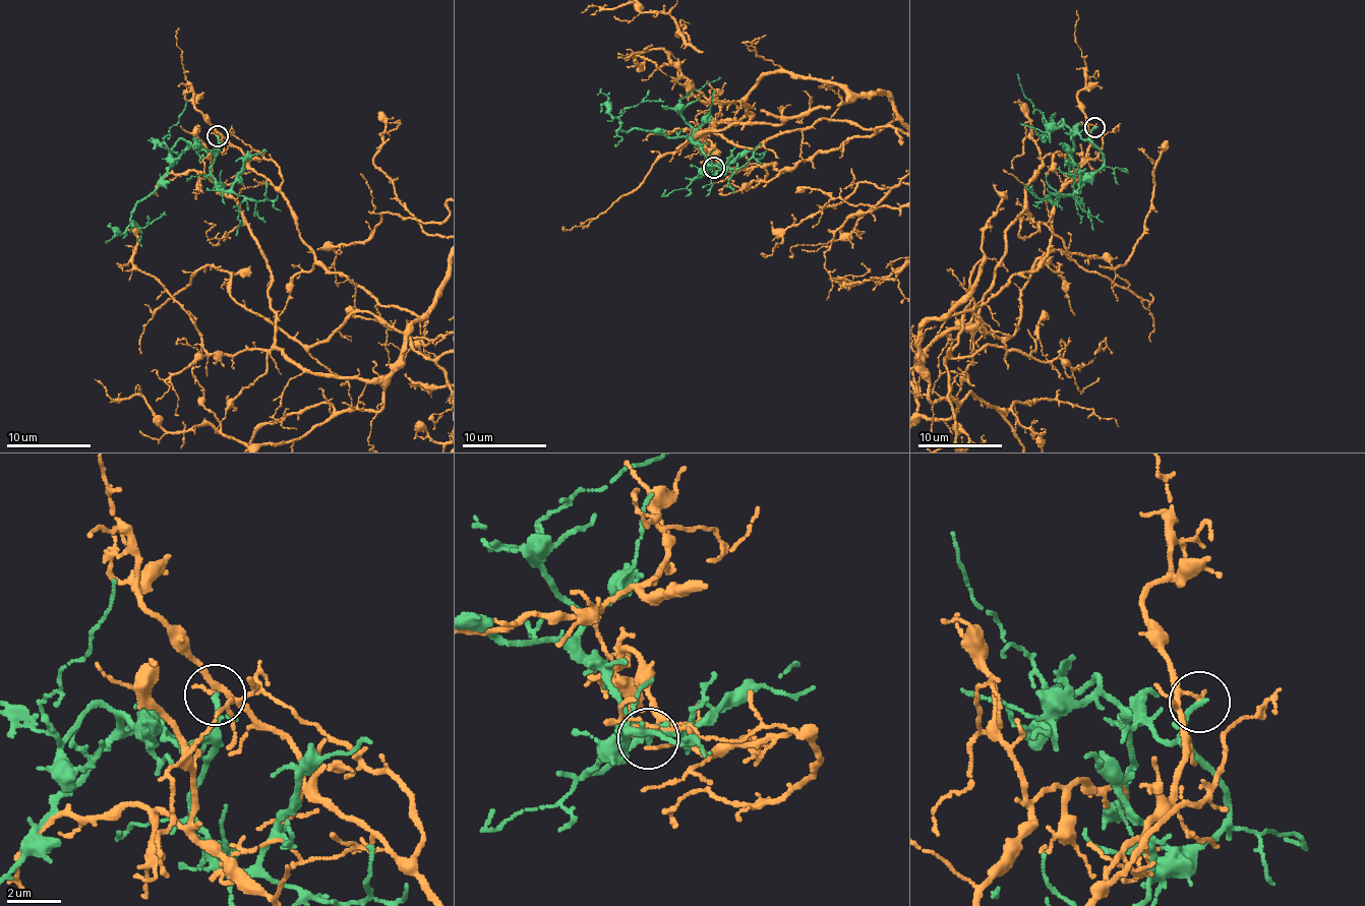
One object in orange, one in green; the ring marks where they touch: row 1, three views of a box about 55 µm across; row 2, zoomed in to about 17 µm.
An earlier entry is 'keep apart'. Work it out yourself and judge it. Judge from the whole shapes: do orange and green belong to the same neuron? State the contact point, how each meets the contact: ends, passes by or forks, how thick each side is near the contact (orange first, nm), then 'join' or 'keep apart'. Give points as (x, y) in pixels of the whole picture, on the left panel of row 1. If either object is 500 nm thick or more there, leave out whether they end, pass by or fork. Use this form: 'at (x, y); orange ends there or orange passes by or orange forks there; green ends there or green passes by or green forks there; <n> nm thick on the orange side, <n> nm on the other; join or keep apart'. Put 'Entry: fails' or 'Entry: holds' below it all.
at (218, 135); orange passes by; green passes by; 130 nm thick on the orange side, 150 nm on the other; keep apart
Entry: holds

